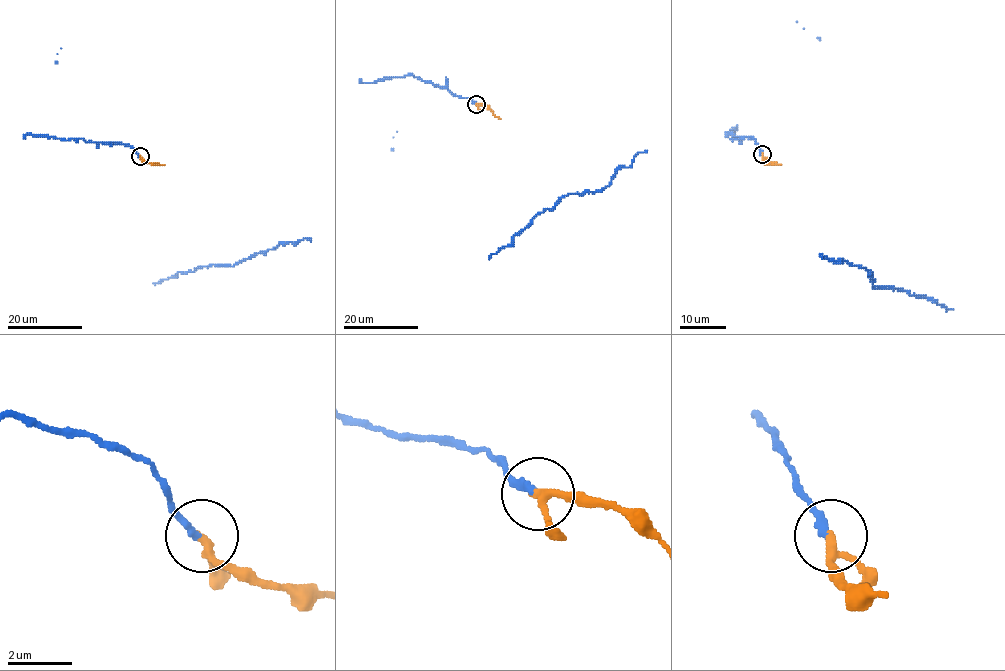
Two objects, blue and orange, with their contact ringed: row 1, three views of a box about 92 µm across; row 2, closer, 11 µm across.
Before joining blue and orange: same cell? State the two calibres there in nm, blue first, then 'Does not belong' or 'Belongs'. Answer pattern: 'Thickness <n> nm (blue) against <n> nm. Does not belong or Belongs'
Thickness 240 nm (blue) against 220 nm. Belongs

